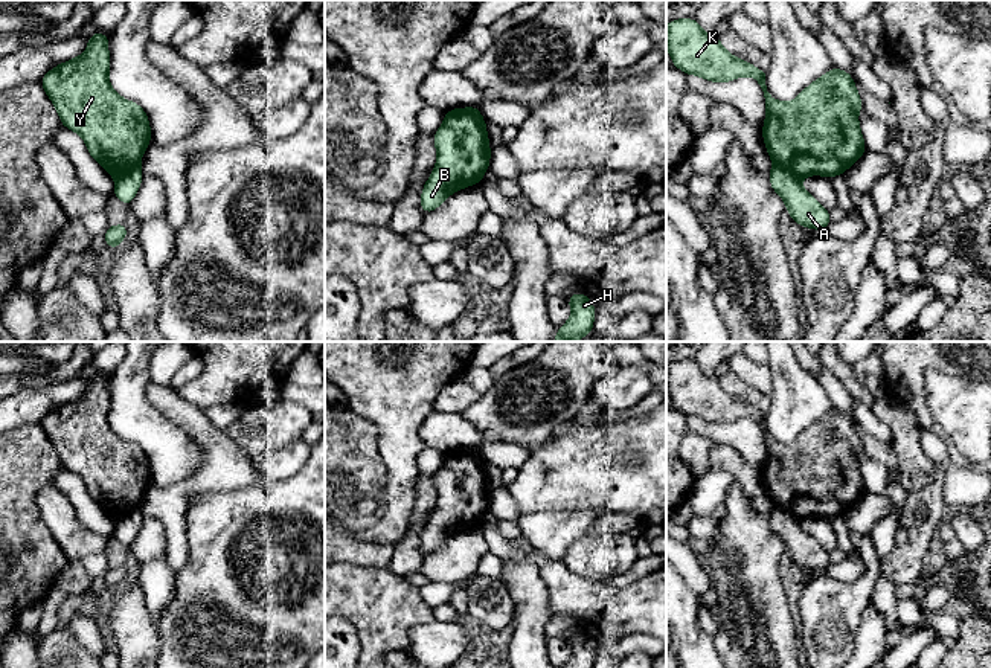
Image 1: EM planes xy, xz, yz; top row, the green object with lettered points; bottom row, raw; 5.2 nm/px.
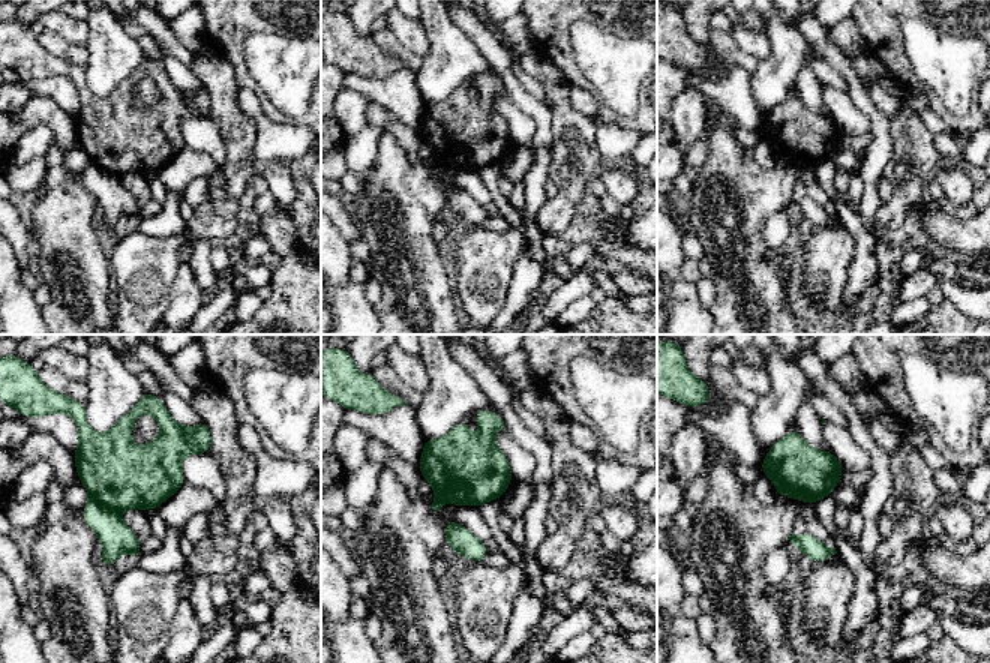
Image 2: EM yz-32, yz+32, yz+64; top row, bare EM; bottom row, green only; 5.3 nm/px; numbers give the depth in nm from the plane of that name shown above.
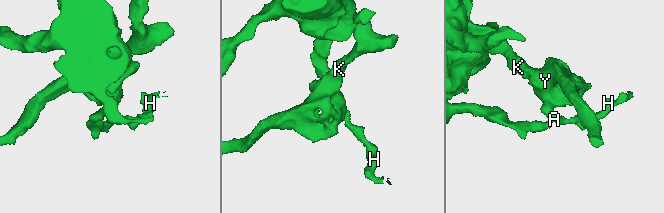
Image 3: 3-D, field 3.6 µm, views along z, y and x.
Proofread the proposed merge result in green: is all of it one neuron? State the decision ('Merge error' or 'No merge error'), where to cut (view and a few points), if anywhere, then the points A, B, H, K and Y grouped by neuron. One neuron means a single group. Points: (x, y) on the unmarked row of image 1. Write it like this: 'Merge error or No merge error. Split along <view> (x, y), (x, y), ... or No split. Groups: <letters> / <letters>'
Merge error. Split along yz (775, 505), (799, 520). Groups: A H / B K Y

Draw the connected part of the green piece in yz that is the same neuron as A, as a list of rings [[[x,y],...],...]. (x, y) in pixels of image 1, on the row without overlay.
[[[773,506],[770,511],[770,528],[782,538],[787,554],[796,566],[808,567],[813,572],[823,572],[832,564],[829,552],[800,528],[800,520],[787,511]]]

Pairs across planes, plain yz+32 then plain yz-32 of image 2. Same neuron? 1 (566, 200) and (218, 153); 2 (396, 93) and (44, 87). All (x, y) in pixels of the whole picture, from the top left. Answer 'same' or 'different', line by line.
1: different
2: same

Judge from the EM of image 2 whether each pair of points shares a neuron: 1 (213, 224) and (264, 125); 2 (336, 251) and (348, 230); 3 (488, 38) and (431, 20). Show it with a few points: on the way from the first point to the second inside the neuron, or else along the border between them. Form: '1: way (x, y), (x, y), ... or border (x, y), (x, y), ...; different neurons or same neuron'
1: border (240, 108), (255, 123), (254, 164); different neurons
2: border (336, 225), (342, 237), (354, 249); different neurons
3: border (449, 15), (485, 59); different neurons

